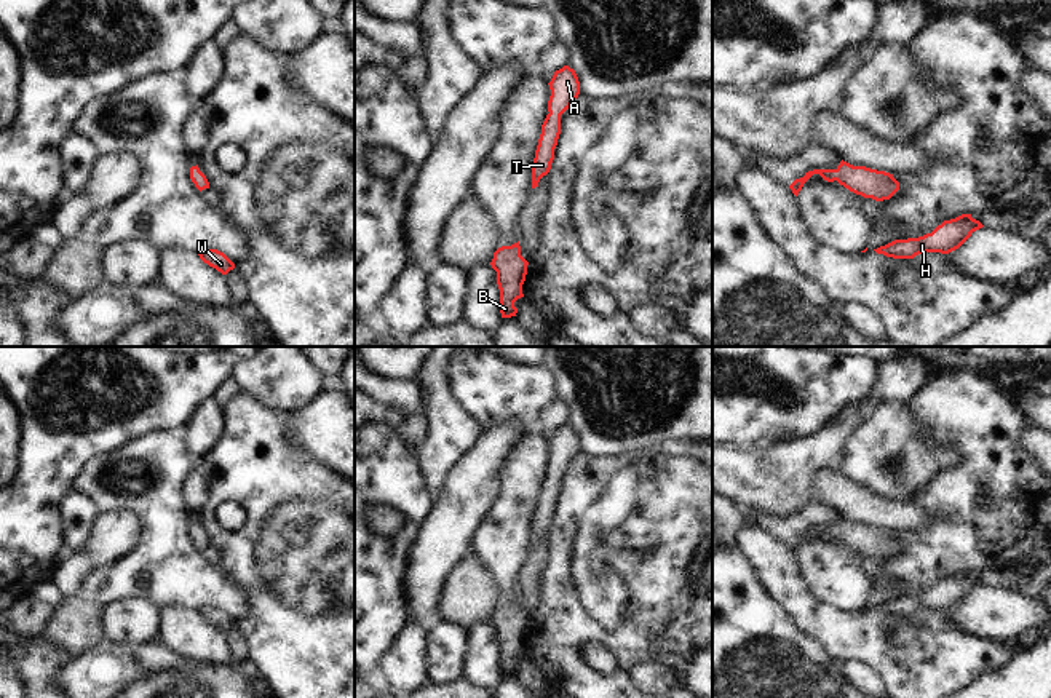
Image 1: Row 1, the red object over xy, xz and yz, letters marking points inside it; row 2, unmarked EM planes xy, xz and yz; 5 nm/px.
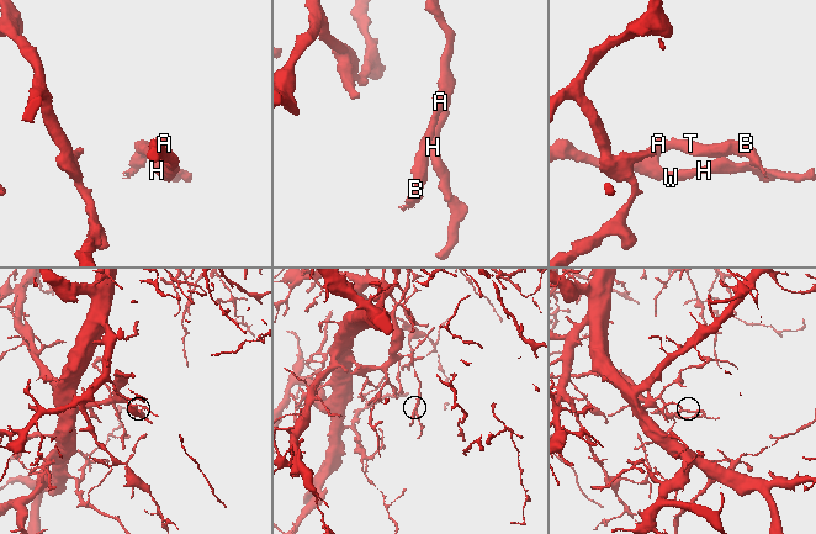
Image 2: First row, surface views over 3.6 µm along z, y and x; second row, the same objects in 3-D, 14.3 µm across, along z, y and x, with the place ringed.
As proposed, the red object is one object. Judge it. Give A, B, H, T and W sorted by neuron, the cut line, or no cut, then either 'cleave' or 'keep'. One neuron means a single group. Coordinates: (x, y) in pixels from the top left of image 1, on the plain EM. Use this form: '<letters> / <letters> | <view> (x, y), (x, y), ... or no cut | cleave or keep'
A B H T W | no cut | keep

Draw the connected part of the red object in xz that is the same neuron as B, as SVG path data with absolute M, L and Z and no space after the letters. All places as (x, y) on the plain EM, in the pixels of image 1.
M519 599L511 604L498 605L494 610L490 623L497 629L502 676L516 674L518 666L514 664L514 660L524 655L522 642L529 623L529 620L521 613Z

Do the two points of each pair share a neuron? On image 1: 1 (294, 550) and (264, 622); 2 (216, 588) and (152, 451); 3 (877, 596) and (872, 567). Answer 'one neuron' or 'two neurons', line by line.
1: one neuron
2: one neuron
3: one neuron

